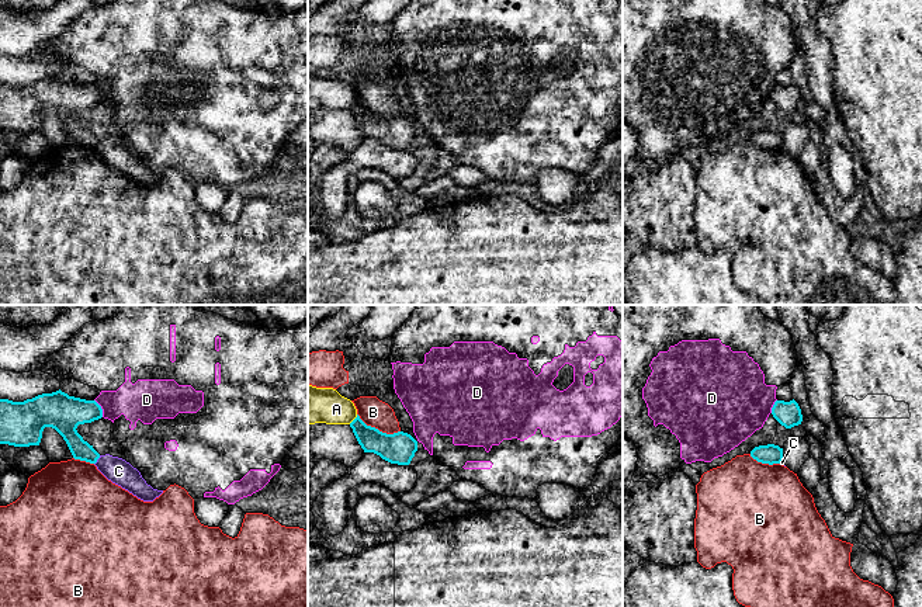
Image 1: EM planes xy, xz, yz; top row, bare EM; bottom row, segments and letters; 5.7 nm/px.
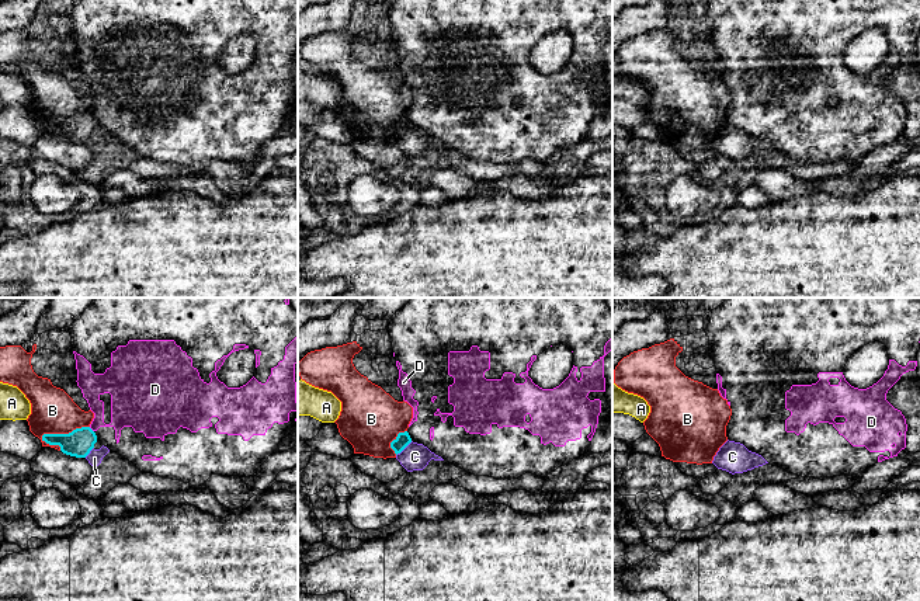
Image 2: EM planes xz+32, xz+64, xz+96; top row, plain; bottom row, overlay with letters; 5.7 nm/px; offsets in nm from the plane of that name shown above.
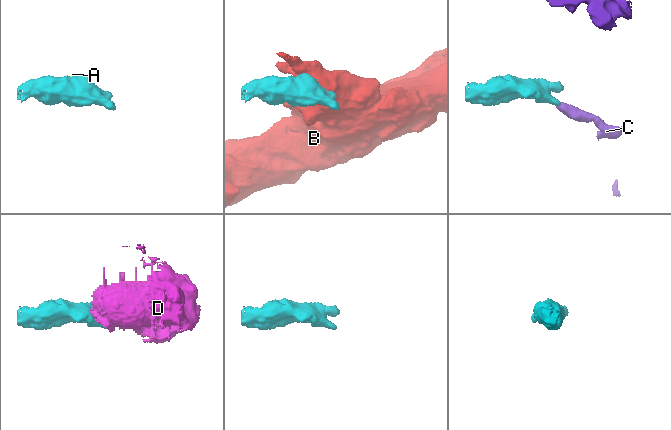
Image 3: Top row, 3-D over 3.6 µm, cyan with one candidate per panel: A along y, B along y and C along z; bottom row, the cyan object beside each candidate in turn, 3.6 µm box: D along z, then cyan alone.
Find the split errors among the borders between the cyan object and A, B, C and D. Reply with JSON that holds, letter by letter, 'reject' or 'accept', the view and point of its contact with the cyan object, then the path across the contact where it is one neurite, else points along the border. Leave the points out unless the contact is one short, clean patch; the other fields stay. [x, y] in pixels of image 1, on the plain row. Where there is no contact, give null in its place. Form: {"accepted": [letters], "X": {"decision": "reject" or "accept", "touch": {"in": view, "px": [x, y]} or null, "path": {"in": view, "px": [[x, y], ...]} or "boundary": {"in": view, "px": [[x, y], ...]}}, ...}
{"accepted": [], "A": {"decision": "reject", "touch": {"in": "xz", "px": [354, 104]}}, "B": {"decision": "reject", "touch": {"in": "xz", "px": [377, 114]}, "boundary": {"in": "xz", "px": [[357, 99], [367, 110], [382, 117], [399, 117]]}}, "C": {"decision": "reject", "touch": {"in": "xy", "px": [97, 144]}, "boundary": {"in": "xy", "px": [[100, 141], [94, 149]]}}, "D": {"decision": "reject", "touch": {"in": "xy", "px": [100, 93]}}}

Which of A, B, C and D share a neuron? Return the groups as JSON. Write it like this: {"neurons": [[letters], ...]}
{"neurons": [["A"], ["B"], ["C"], ["D"]]}

